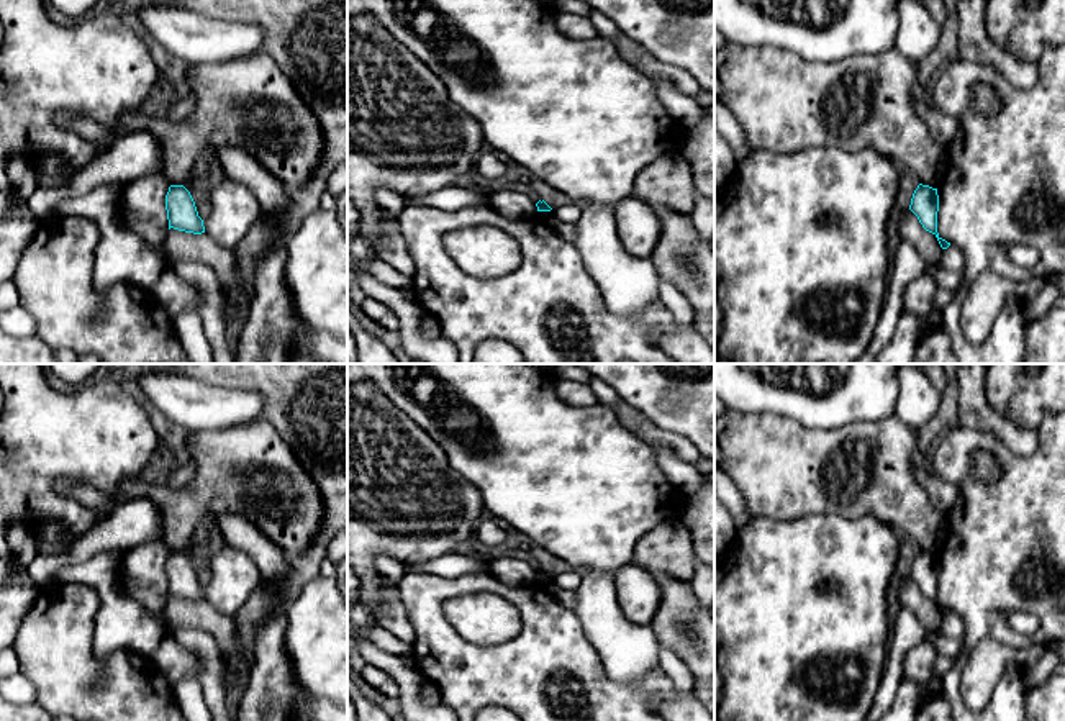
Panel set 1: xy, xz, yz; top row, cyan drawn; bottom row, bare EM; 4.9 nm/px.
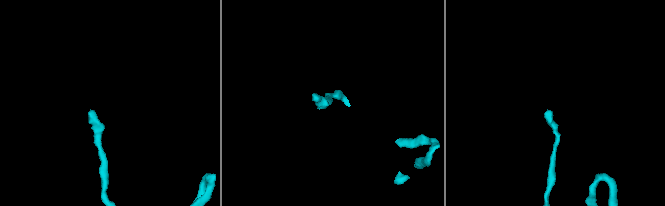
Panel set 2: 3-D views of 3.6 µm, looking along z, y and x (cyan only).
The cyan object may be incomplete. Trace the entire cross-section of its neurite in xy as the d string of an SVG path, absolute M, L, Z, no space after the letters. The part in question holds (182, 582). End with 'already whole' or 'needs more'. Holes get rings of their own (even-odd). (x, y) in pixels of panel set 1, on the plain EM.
M170 552L165 562L165 577L169 596L202 601L205 600L203 587L198 583L195 569L184 552Z; already whole

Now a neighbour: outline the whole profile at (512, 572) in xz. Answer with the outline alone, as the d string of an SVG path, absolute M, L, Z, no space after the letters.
M492 559L492 575L506 587L523 587L536 582L536 570L519 559Z

